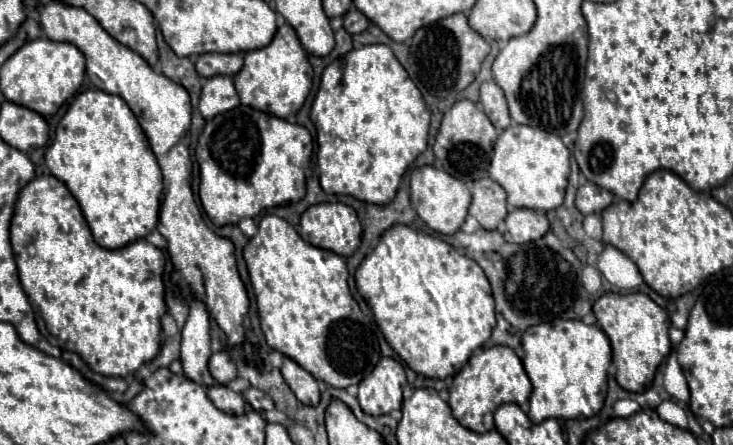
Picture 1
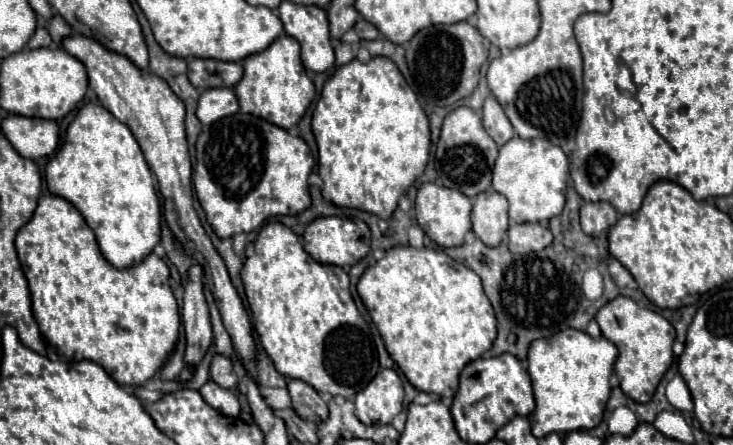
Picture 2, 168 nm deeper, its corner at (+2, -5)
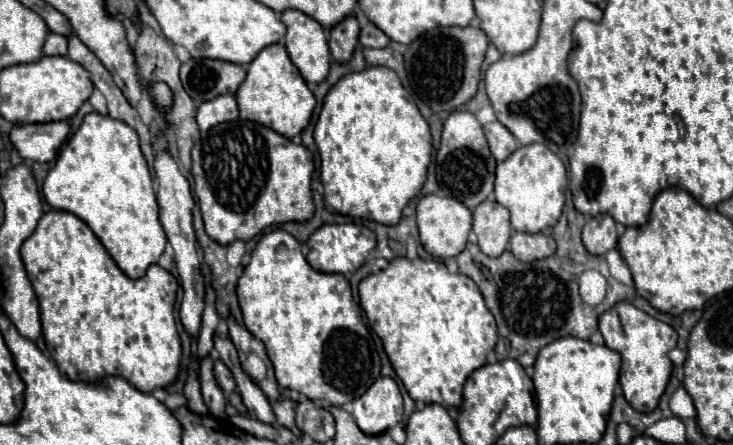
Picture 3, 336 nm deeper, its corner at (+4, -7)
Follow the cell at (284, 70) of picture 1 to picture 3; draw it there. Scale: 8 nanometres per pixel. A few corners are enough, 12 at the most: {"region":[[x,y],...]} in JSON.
{"region":[[268,45],[236,93],[239,118],[288,139],[316,99],[286,47]]}

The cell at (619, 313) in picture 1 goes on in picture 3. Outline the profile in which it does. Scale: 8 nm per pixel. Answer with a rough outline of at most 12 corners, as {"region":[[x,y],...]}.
{"region":[[626,301],[600,317],[626,401],[652,413],[678,333]]}

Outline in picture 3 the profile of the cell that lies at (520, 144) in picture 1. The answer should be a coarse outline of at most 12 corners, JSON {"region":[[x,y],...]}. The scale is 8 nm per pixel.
{"region":[[544,143],[496,167],[496,201],[522,233],[554,227],[568,175]]}

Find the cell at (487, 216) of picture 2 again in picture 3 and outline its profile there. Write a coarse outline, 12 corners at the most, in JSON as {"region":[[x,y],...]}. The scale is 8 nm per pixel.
{"region":[[496,201],[474,209],[478,247],[500,257],[512,235],[508,209]]}

